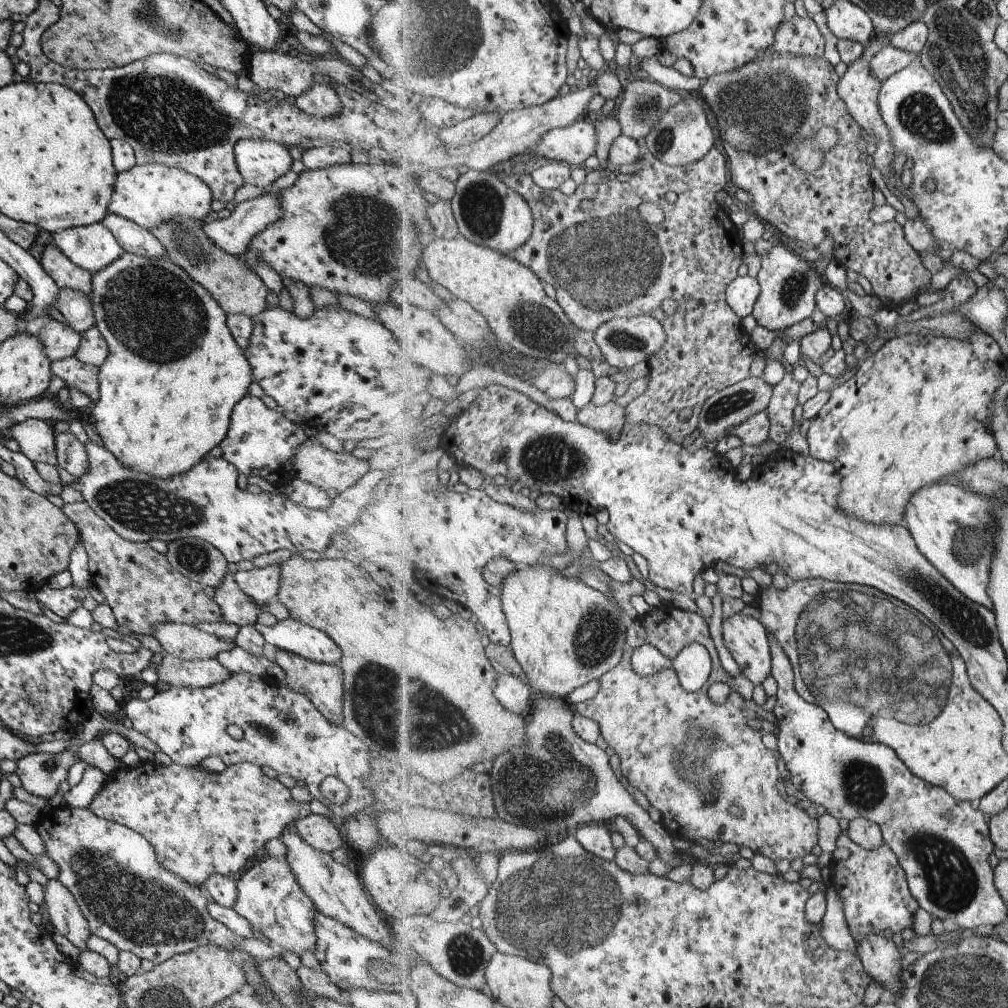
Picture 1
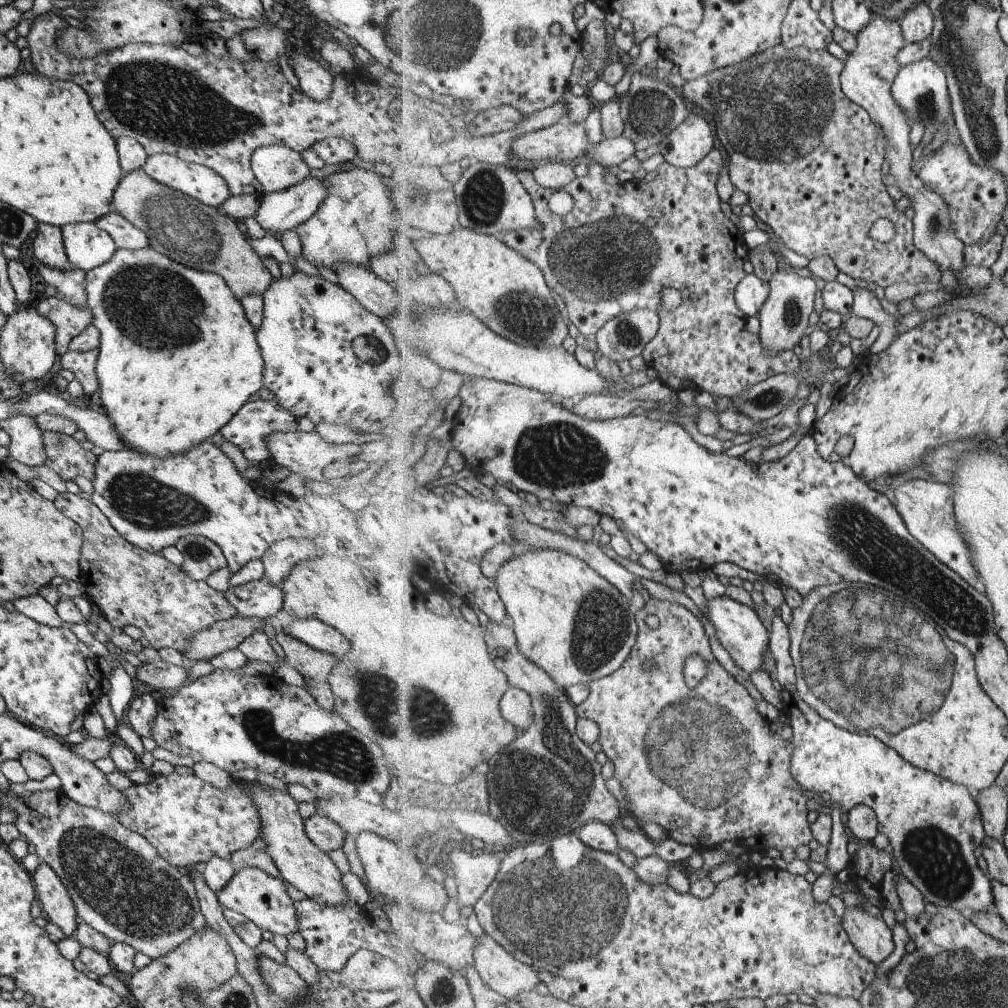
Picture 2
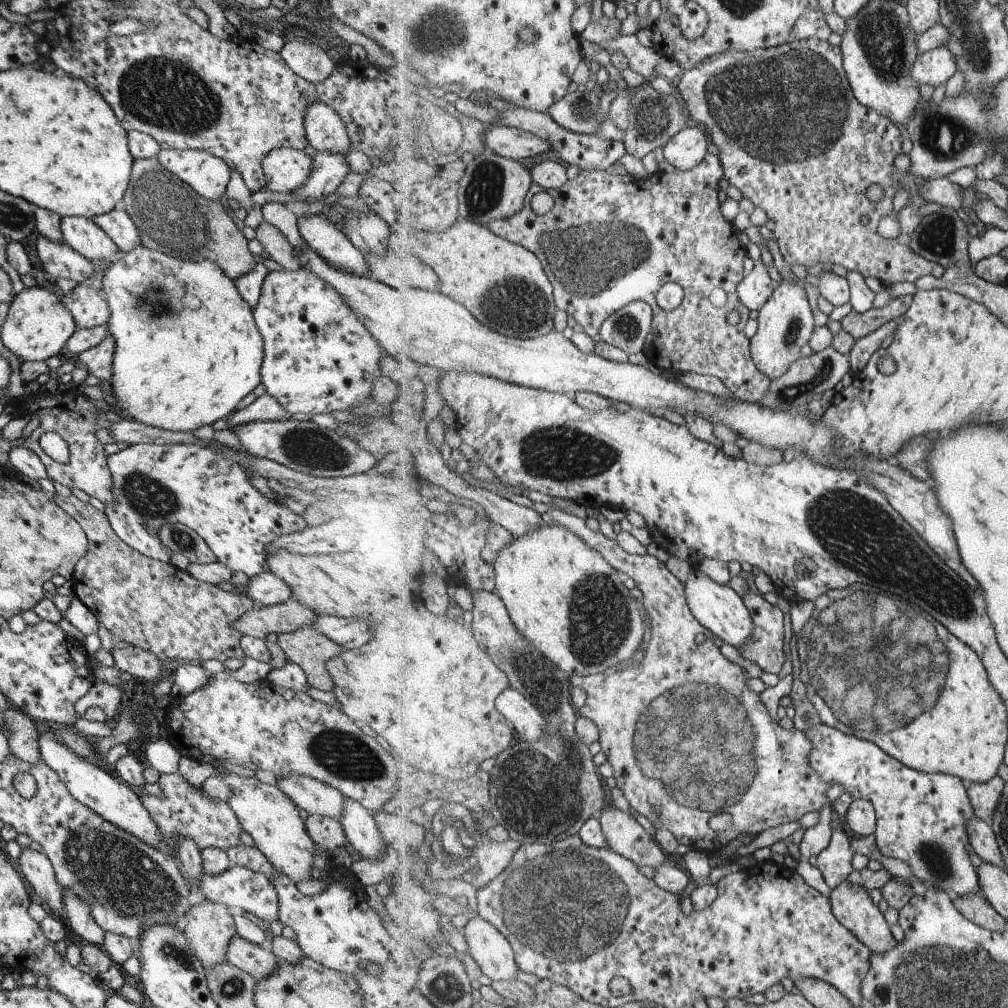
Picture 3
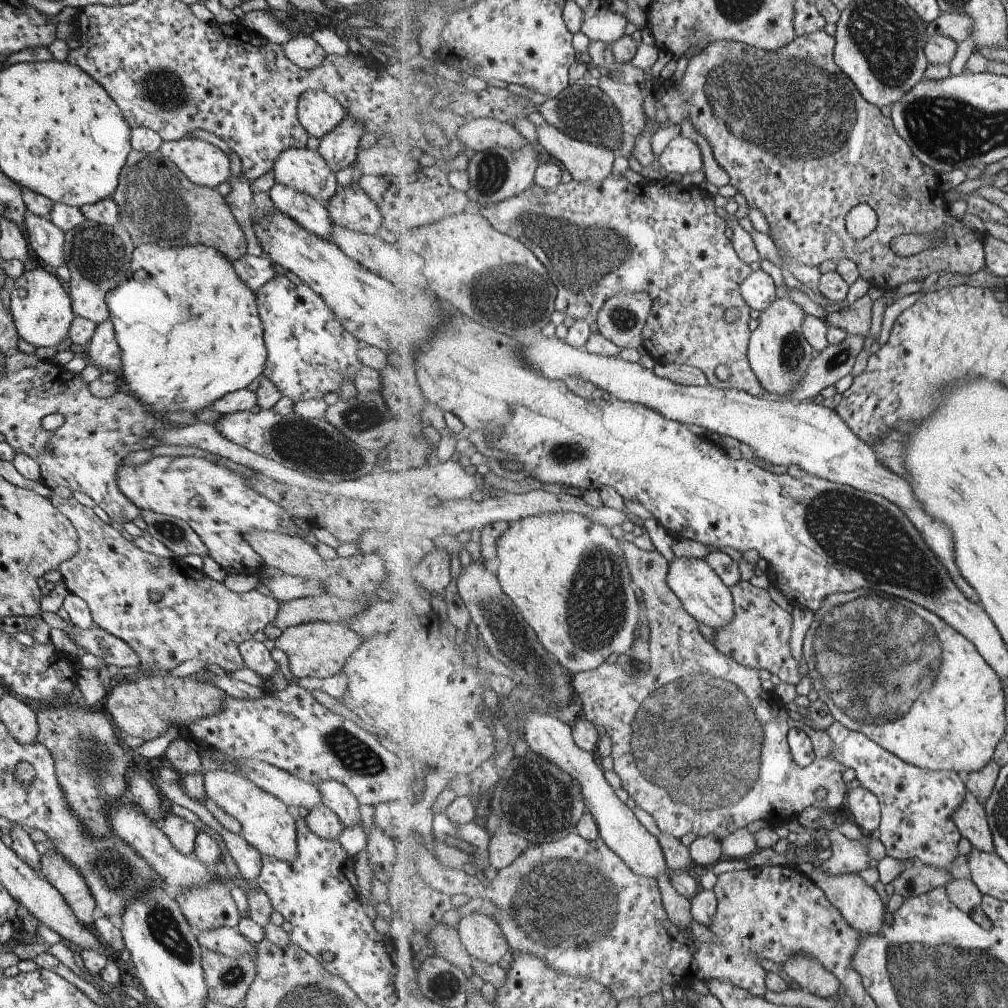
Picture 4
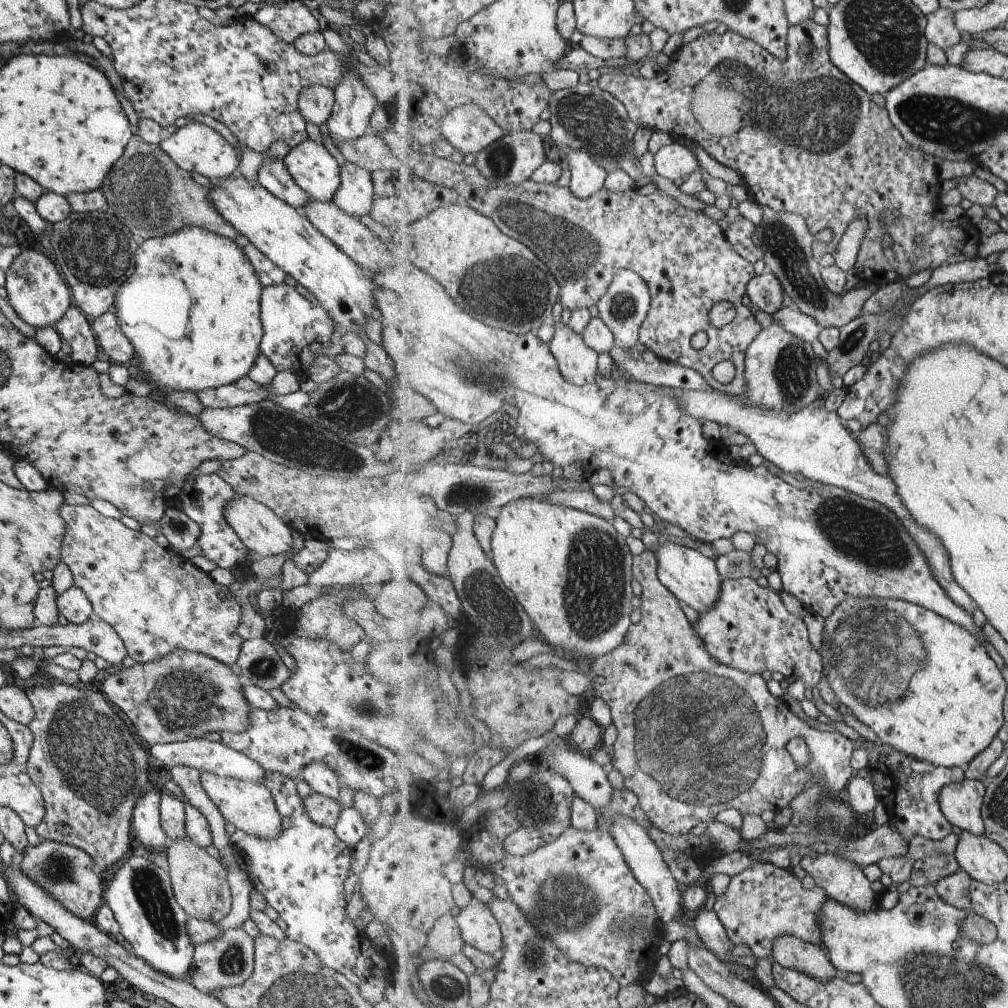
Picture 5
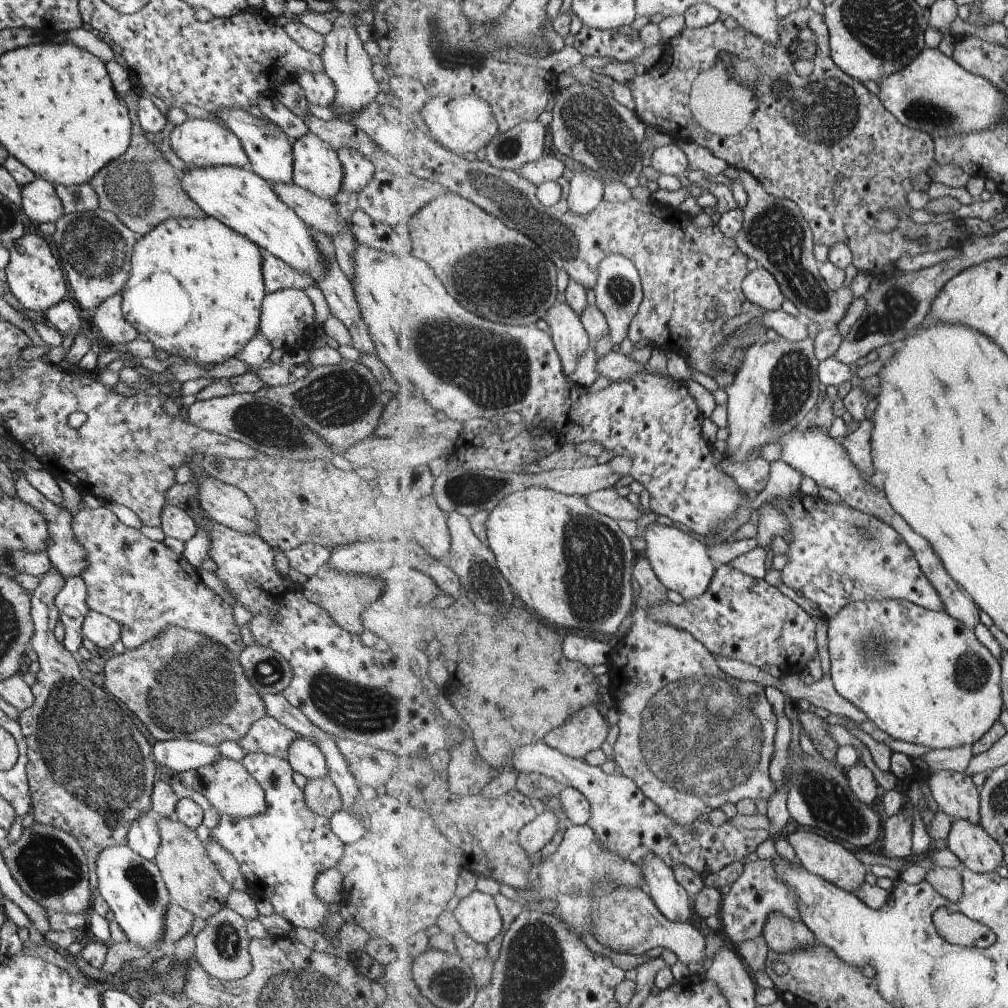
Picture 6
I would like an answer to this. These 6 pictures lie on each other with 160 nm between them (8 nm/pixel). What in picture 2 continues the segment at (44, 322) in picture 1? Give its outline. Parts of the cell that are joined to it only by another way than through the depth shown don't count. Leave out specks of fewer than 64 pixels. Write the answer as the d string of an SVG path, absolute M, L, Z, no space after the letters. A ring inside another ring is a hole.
M52 296L43 299L35 307L55 327L54 344L59 355L67 352L70 340L92 322L92 312L86 304L85 307L78 307Z

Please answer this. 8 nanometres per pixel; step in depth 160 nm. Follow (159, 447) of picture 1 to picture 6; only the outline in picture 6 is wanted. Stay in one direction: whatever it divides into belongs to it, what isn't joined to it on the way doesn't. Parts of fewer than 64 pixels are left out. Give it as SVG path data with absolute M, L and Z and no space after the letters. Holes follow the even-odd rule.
M203 215L201 218L179 217L166 218L135 240L130 256L130 271L128 279L120 294L122 296L121 310L123 318L140 332L140 338L151 342L153 348L173 357L177 361L183 358L195 360L194 364L221 363L229 357L234 357L245 343L259 331L259 313L262 298L265 296L264 282L261 272L262 253L260 248L245 238L242 234L231 230L226 224L216 218Z

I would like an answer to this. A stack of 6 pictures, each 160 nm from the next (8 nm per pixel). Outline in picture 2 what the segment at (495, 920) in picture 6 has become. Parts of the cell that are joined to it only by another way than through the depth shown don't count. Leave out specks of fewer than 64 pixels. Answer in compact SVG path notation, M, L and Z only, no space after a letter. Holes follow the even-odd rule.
M485 930L475 938L475 968L483 982L497 993L514 1000L525 992L535 991L542 982L532 966L521 962Z

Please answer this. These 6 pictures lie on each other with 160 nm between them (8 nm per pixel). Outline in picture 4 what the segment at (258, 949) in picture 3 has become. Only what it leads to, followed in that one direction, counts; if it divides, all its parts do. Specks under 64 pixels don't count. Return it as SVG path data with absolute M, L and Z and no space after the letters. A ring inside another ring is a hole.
M217 927L195 932L202 950L213 951L228 957L247 955L254 960L255 948L234 927Z

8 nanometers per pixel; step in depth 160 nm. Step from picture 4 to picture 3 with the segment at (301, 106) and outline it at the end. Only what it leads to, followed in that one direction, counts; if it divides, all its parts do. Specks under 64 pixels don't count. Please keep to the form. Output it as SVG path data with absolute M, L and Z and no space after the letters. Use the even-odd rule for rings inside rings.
M310 102L303 113L306 142L316 151L343 153L351 150L351 144L339 115L328 105Z

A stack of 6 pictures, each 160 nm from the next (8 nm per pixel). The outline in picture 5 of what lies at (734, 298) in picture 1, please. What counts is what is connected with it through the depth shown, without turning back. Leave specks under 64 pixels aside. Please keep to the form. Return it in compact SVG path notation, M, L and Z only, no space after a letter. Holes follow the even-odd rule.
M767 269L751 279L747 285L746 294L759 310L772 316L783 308L786 297L779 277Z

